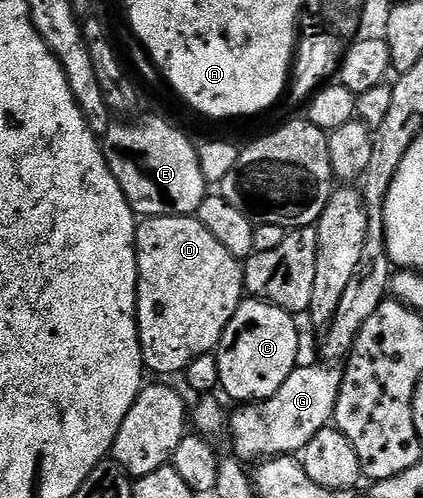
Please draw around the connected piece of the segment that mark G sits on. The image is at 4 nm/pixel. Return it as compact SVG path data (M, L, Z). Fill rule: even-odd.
M320 365L321 367L303 366L296 366L295 371L289 373L285 385L281 385L281 389L277 389L277 393L273 393L273 397L266 400L265 406L251 405L246 408L247 455L251 459L255 459L254 461L270 459L276 455L301 453L305 449L305 445L309 445L309 441L313 441L313 437L317 437L317 433L321 433L321 429L334 420L337 397L341 393L342 370L335 365Z

